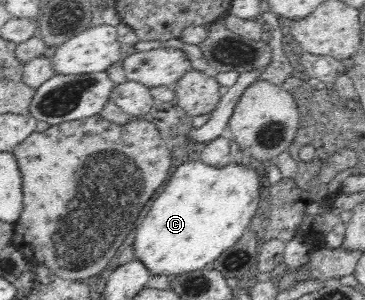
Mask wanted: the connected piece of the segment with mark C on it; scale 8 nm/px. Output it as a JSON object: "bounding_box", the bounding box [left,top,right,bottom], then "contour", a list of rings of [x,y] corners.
{"bounding_box":[132,160,261,278],"contour":[[[200,160],[178,165],[173,169],[164,191],[149,203],[148,214],[136,228],[132,244],[134,259],[138,259],[151,276],[170,278],[204,268],[240,240],[258,208],[261,184],[251,167],[234,162],[223,167],[210,166]]]}

